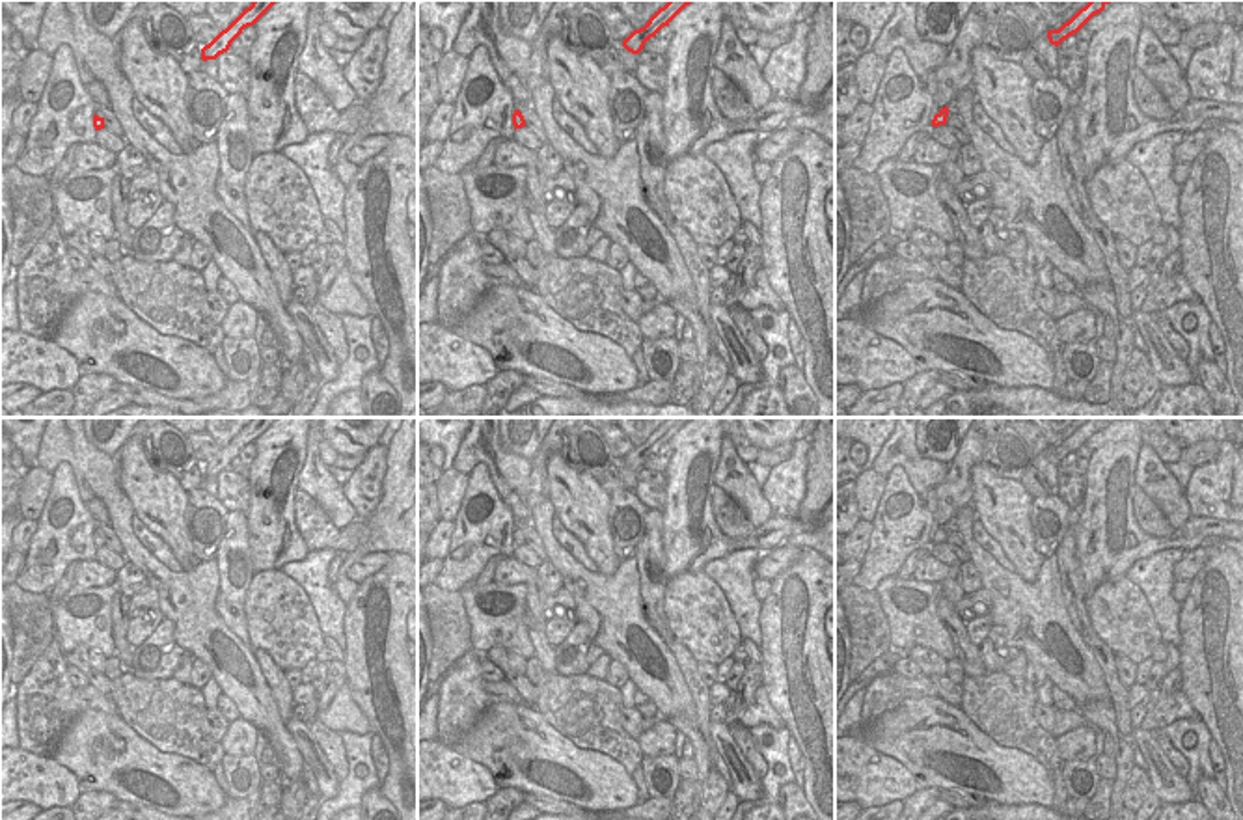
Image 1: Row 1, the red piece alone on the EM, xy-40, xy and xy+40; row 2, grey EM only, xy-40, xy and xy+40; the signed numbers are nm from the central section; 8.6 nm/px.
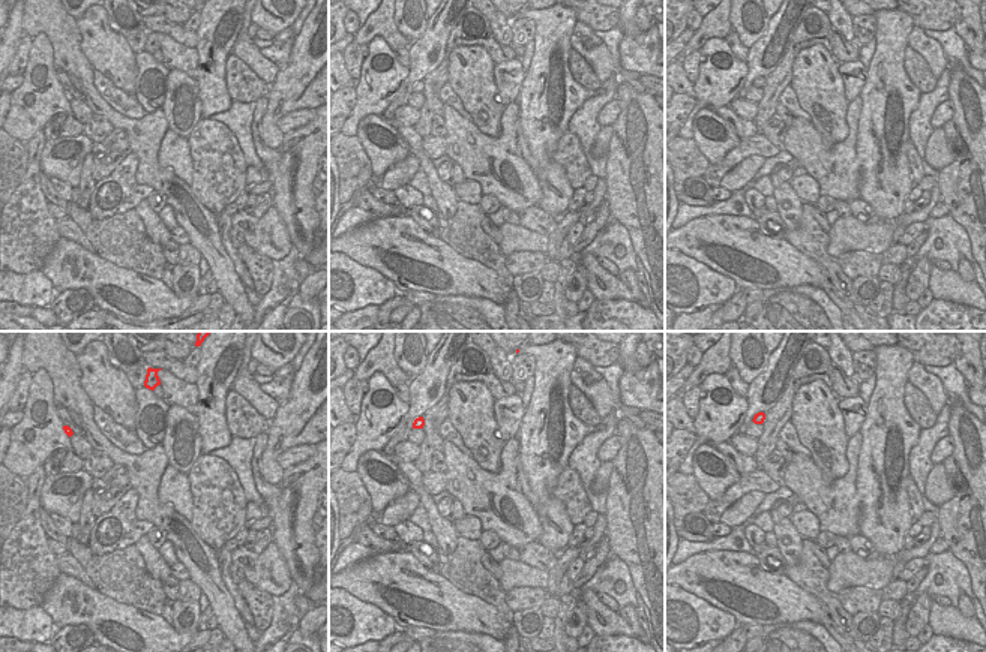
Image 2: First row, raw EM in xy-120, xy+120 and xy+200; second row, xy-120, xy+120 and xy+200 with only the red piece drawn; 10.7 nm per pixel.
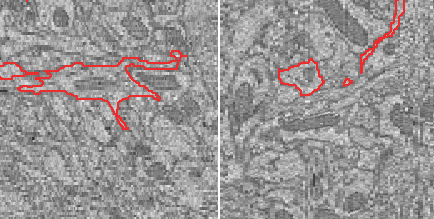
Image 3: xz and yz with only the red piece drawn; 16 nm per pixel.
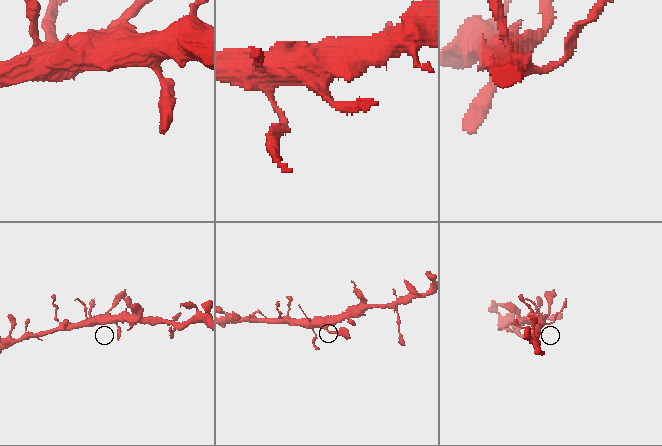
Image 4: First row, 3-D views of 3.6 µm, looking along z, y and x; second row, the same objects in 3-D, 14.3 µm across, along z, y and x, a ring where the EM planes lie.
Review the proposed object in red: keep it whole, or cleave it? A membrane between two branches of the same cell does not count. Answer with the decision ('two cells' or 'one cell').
two cells

